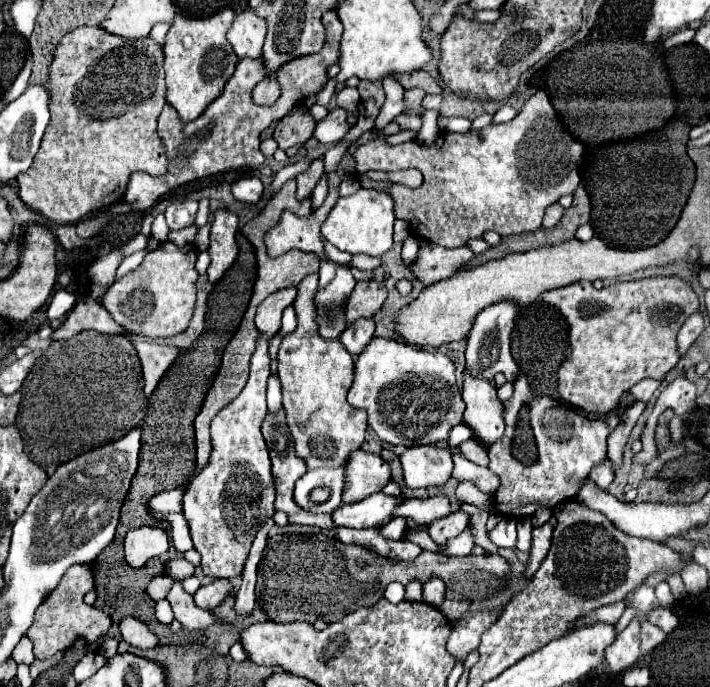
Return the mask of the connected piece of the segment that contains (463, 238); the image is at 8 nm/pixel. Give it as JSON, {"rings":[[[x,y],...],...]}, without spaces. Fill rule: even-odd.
{"rings":[[[536,92],[526,100],[520,114],[504,124],[490,124],[482,130],[468,132],[440,132],[438,140],[430,146],[420,146],[416,140],[402,144],[388,144],[384,138],[374,138],[352,152],[356,162],[356,178],[362,188],[384,190],[394,200],[394,214],[400,220],[410,224],[414,236],[424,238],[428,242],[440,244],[444,248],[464,246],[470,238],[482,238],[486,230],[494,230],[500,236],[512,236],[522,232],[532,232],[532,228],[540,228],[544,210],[548,204],[558,202],[560,196],[572,194],[580,184],[578,166],[582,162],[584,146],[564,132],[564,125],[546,92]],[[418,168],[424,174],[424,184],[416,190],[404,190],[404,186],[394,182],[374,182],[364,174],[368,170],[404,170]]]}

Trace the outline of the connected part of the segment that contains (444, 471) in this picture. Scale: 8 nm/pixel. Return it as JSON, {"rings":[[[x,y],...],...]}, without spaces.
{"rings":[[[438,446],[406,448],[400,454],[404,466],[404,480],[408,488],[442,486],[450,478],[450,452]]]}

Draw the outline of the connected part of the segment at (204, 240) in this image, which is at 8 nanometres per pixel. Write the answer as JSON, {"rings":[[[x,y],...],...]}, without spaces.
{"rings":[[[210,224],[202,226],[202,228],[200,228],[198,232],[196,232],[196,238],[194,238],[194,244],[196,244],[196,248],[198,248],[200,252],[208,250],[208,234],[210,234]]]}

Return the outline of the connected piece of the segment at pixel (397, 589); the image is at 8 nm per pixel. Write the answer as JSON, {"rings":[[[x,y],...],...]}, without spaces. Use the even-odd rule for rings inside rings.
{"rings":[[[398,582],[390,583],[384,591],[384,597],[392,604],[400,603],[405,599],[404,596],[405,587]]]}

